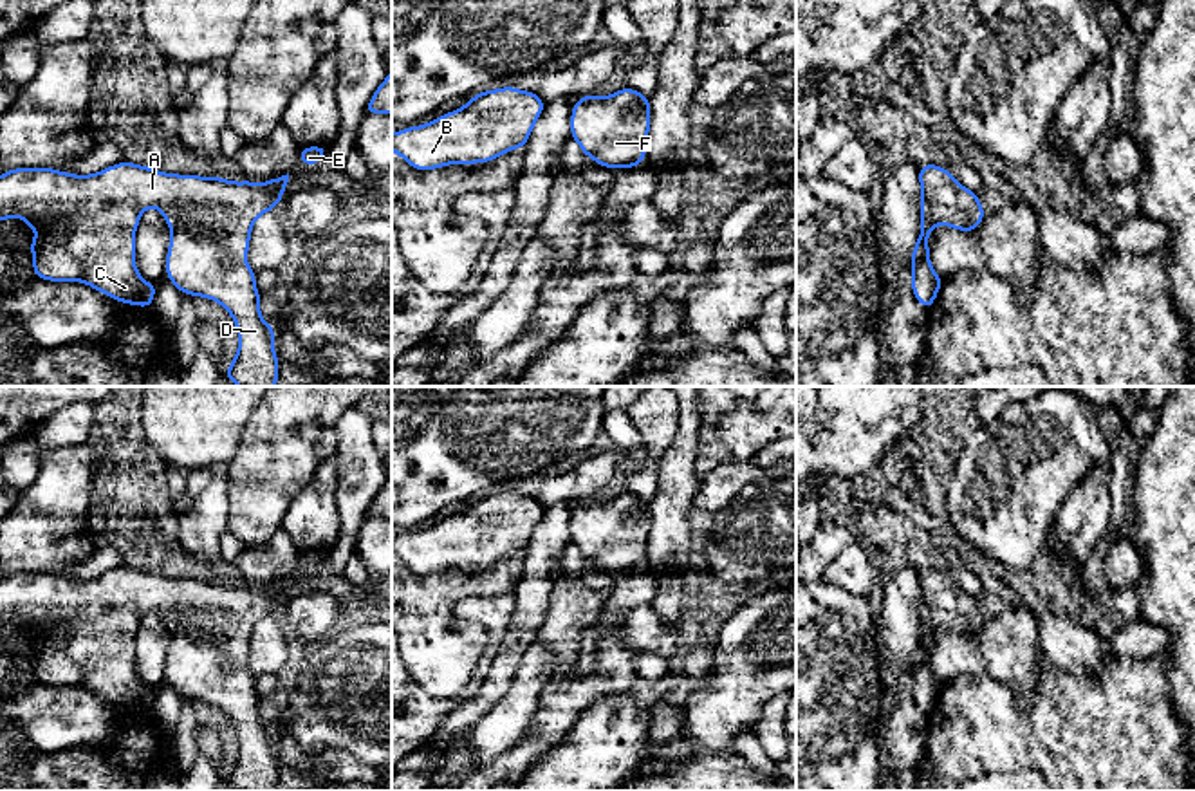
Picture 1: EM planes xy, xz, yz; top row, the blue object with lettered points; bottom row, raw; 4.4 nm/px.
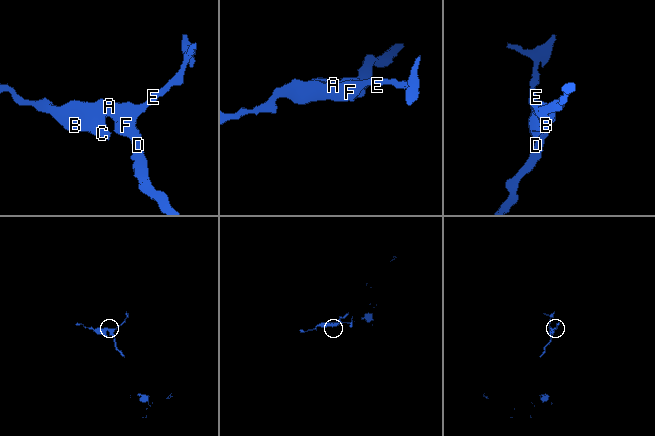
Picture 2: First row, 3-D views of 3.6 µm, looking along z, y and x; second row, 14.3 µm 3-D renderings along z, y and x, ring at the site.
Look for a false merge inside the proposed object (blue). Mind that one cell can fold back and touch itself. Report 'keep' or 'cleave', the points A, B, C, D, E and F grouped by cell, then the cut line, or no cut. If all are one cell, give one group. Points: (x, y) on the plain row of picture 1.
keep | A B C D E F | no cut

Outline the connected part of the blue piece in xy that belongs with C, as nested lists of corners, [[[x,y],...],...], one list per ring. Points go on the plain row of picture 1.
[[[123,565],[107,571],[90,580],[65,578],[54,572],[14,572],[0,580],[0,625],[22,621],[27,632],[36,634],[36,641],[27,652],[32,661],[34,683],[51,686],[83,686],[92,693],[117,704],[152,713],[159,690],[144,686],[135,672],[135,634],[141,619],[148,612],[157,612],[171,634],[171,645],[166,657],[166,681],[182,697],[190,701],[209,703],[220,708],[233,722],[238,735],[238,755],[226,773],[231,789],[240,791],[276,791],[280,766],[274,757],[274,731],[262,724],[260,697],[256,693],[256,677],[249,672],[245,661],[255,625],[271,614],[276,614],[283,603],[289,578],[267,583],[264,589],[227,585],[222,582],[179,580],[146,572]]]

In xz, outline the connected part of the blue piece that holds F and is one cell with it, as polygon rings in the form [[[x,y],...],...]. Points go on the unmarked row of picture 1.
[[[628,491],[603,502],[578,502],[570,516],[570,542],[598,571],[619,574],[643,569],[648,536],[650,504]]]

